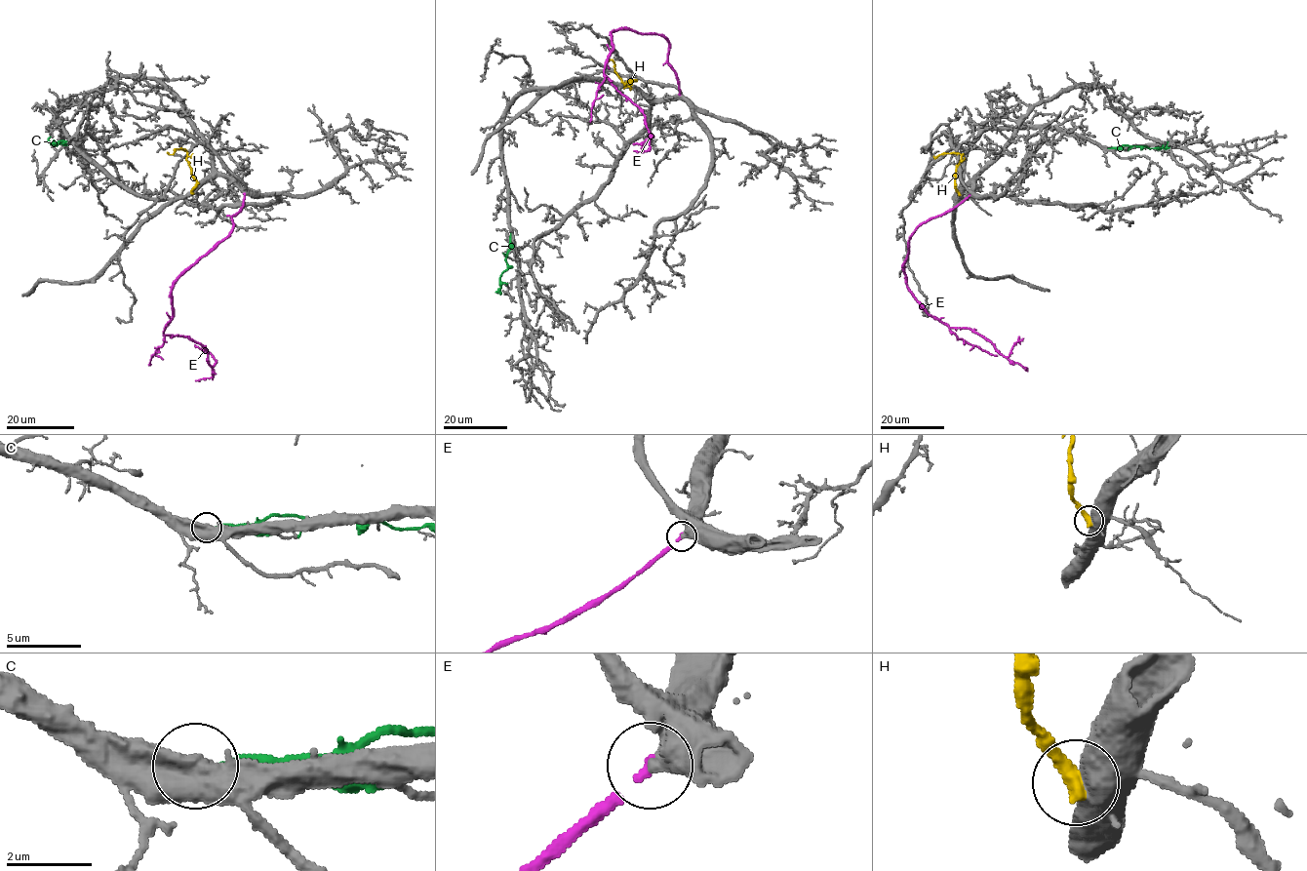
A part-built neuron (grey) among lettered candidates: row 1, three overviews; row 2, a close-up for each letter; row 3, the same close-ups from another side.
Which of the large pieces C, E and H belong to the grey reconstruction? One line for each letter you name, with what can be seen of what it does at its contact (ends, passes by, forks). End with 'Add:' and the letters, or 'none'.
E: It ends there
Add: E

